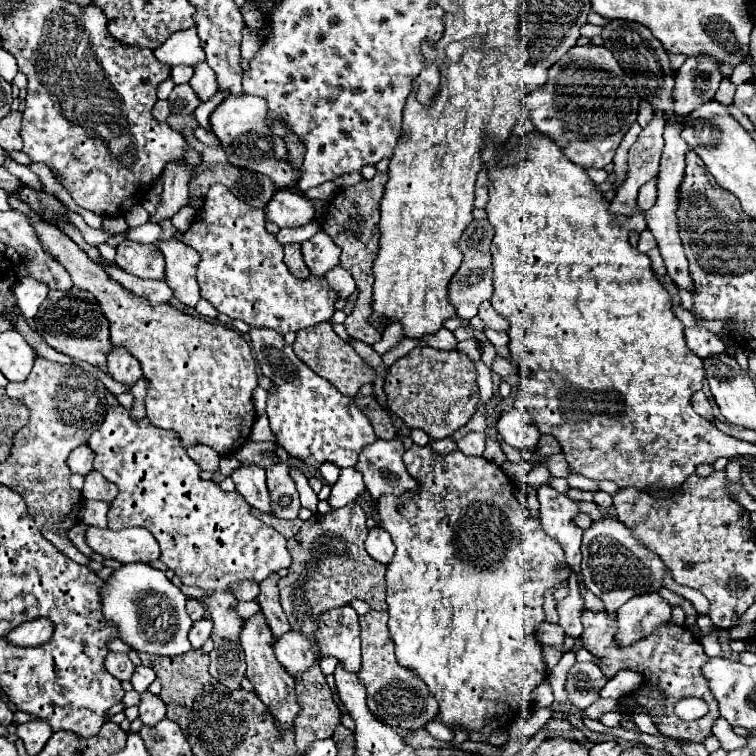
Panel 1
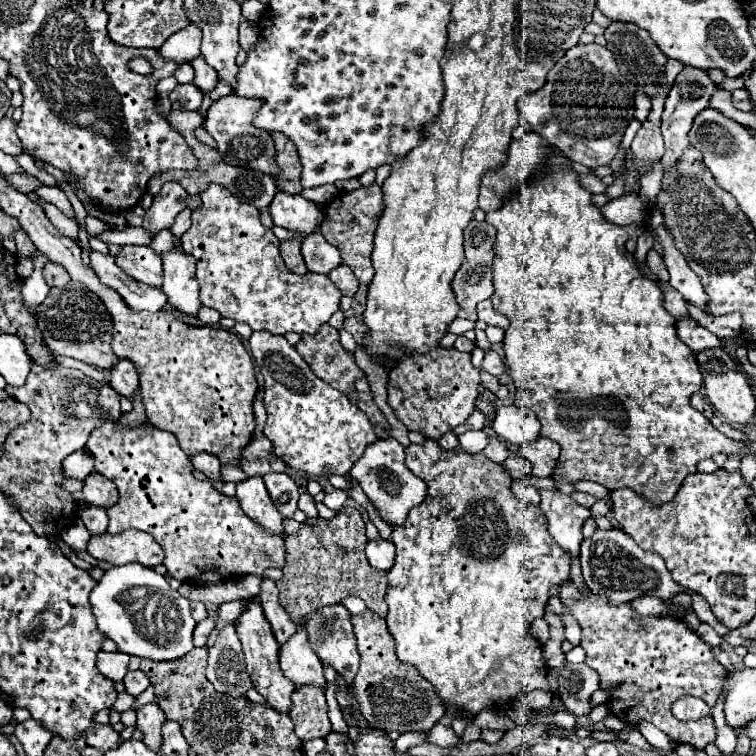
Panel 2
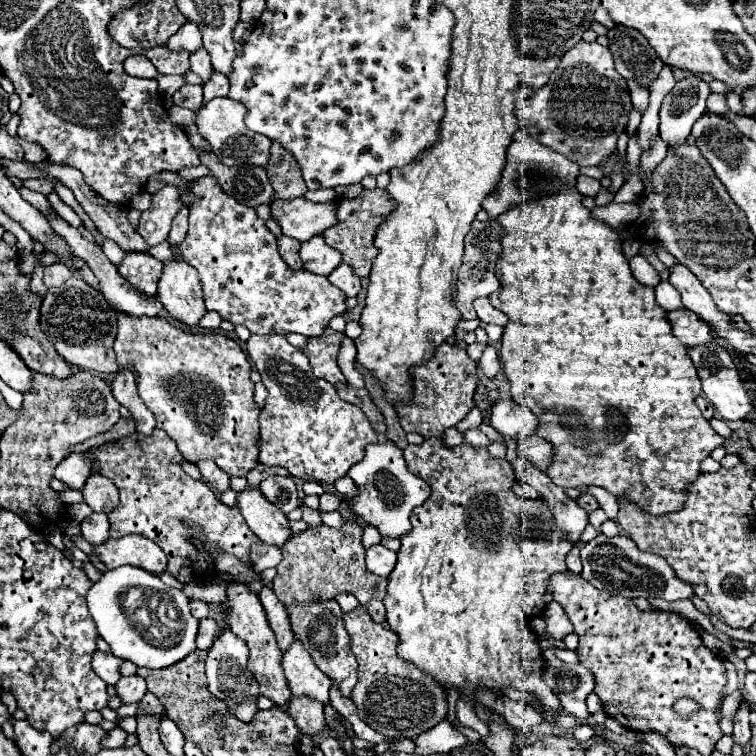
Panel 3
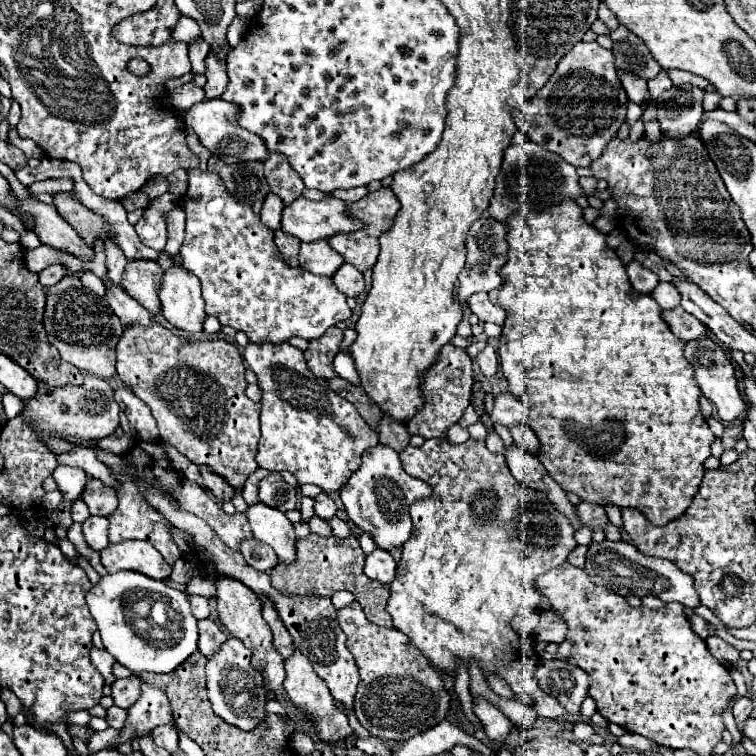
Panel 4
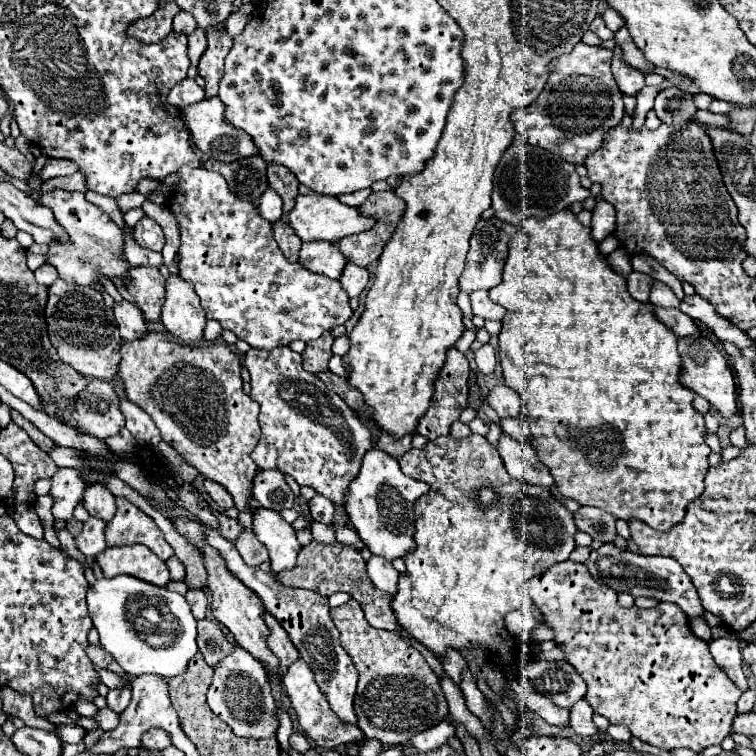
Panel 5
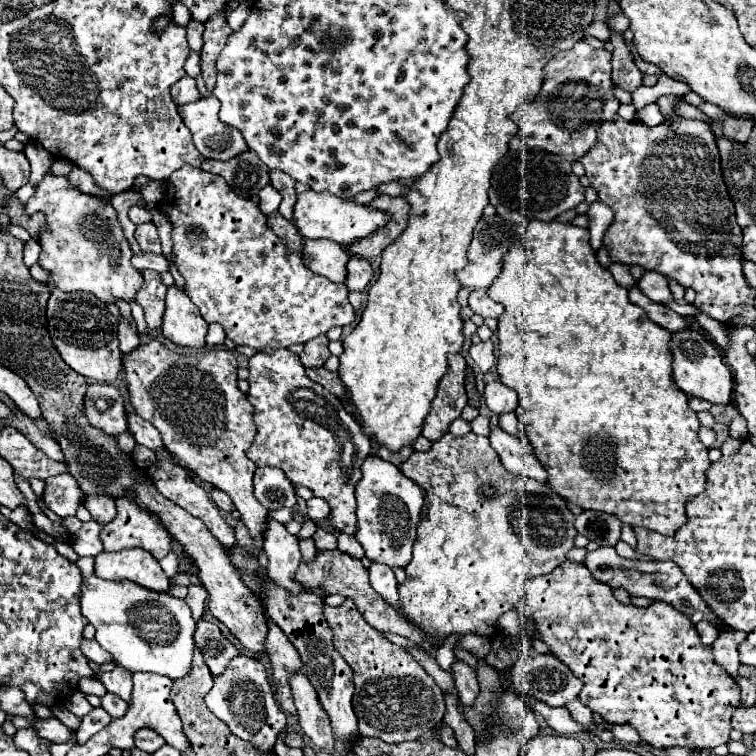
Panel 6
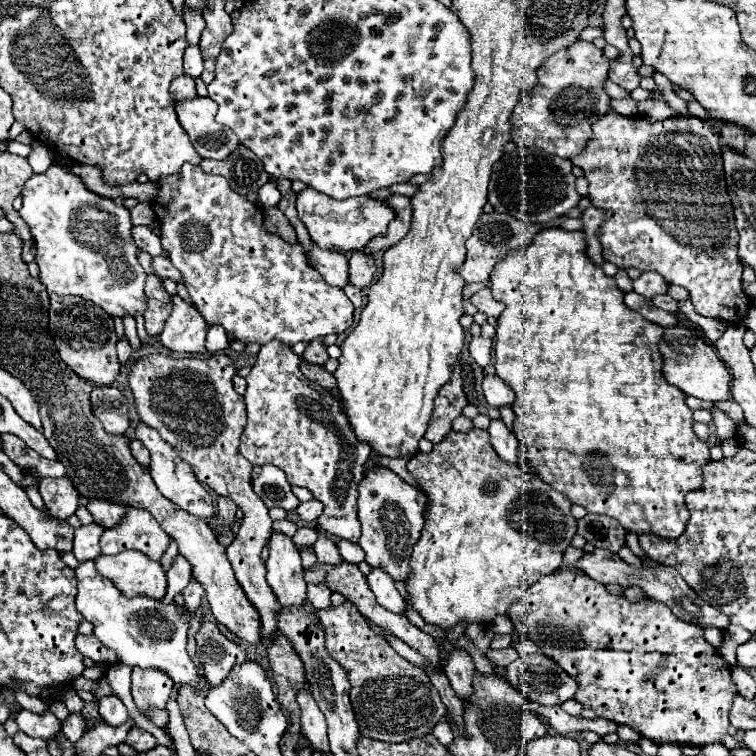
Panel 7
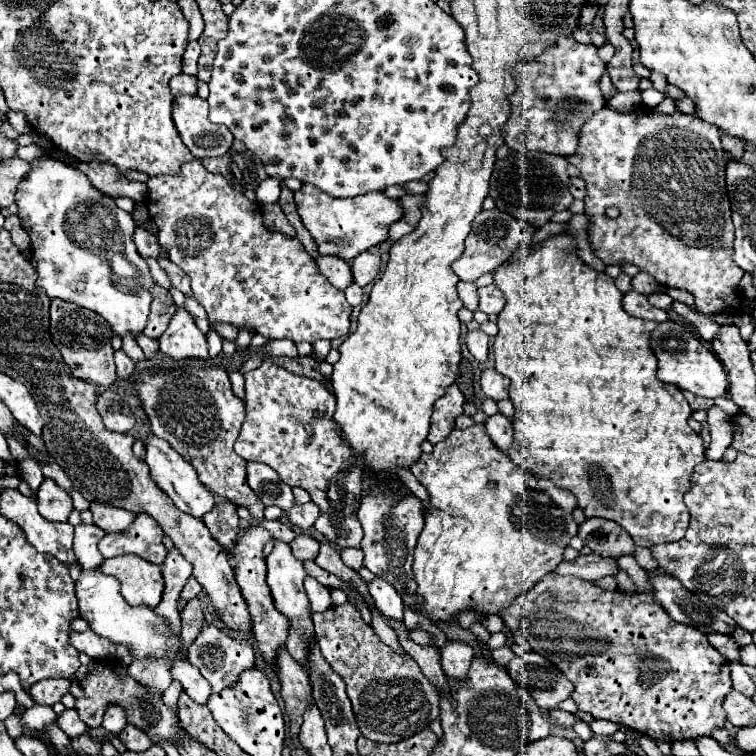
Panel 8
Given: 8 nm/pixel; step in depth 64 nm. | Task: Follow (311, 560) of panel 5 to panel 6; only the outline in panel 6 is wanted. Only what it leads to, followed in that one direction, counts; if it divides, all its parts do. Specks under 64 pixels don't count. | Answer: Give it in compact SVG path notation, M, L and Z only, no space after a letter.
M338 548L334 550L316 550L316 556L312 560L304 560L300 562L300 568L296 570L296 582L302 584L306 590L322 590L326 596L328 594L342 594L346 598L352 598L356 602L356 608L360 610L360 614L364 616L364 620L374 626L380 632L390 632L390 634L400 634L406 636L414 642L418 642L420 646L424 646L428 652L432 652L432 644L430 640L414 626L410 624L396 608L384 604L384 600L380 600L380 594L374 592L374 588L368 582L368 570L362 566L360 558L354 558L346 552L340 552Z

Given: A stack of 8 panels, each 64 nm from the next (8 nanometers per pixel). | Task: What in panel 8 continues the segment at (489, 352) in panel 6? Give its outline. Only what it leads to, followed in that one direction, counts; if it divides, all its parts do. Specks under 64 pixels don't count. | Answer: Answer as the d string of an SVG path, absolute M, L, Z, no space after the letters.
M482 330L468 332L468 336L466 336L466 346L468 346L470 354L472 354L480 364L486 362L486 358L488 358L488 344L490 344L490 338L488 338Z

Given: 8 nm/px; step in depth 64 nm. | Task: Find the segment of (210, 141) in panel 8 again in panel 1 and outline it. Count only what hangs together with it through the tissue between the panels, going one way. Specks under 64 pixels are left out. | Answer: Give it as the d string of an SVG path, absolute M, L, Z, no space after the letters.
M228 96L210 116L212 132L220 138L222 148L226 150L228 162L234 166L258 166L276 186L276 190L292 188L300 182L302 168L292 168L284 156L288 156L288 148L280 136L272 132L272 128L266 122L268 116L268 104L264 104L264 98L258 96Z

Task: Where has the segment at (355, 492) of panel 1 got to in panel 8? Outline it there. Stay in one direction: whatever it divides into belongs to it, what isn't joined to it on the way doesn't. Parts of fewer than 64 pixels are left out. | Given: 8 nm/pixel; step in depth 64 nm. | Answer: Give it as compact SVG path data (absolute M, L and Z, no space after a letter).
M306 502L306 504L300 504L300 506L290 508L286 512L286 516L290 518L290 522L294 526L300 526L300 528L308 530L314 524L314 520L318 518L318 512L320 512L320 508L314 502Z

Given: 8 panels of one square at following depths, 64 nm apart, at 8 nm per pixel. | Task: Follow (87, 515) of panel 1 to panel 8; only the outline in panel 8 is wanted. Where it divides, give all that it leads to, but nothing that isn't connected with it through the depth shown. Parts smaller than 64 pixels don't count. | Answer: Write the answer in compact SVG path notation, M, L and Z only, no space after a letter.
M80 524L74 534L74 554L82 568L96 568L102 564L102 554L98 552L98 542L104 536L104 530L96 524Z

